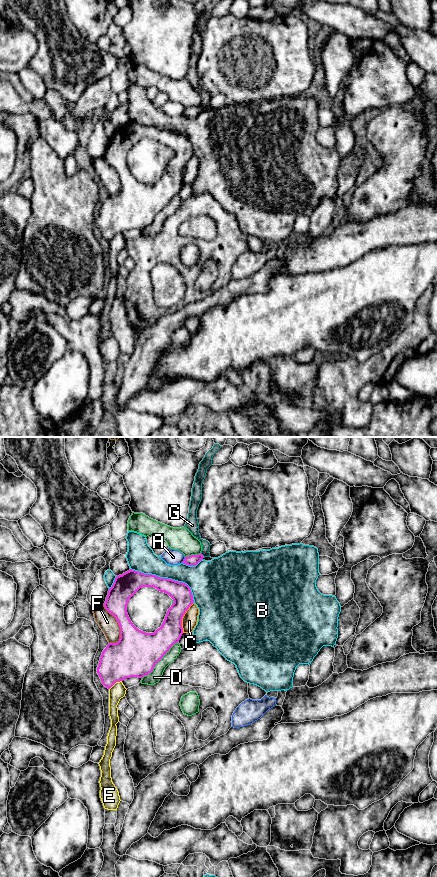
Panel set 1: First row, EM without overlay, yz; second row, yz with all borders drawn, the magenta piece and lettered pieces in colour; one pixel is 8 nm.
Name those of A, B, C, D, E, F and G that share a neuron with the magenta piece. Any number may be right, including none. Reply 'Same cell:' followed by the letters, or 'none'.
Same cell: none

